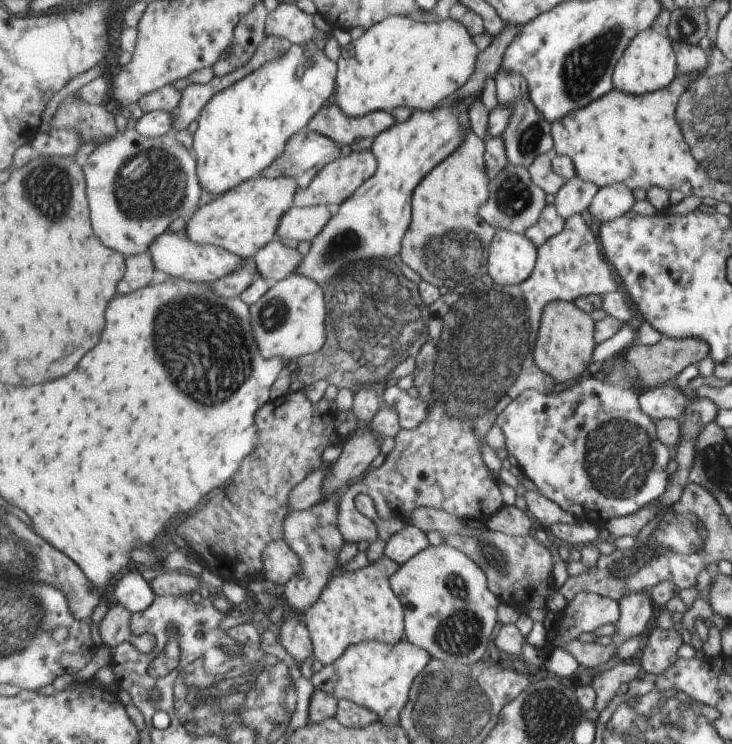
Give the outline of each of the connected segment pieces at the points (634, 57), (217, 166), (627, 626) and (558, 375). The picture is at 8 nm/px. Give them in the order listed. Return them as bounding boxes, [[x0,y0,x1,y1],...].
[[615,29,677,95],[194,44,336,196],[612,592,652,648],[534,301,596,384]]

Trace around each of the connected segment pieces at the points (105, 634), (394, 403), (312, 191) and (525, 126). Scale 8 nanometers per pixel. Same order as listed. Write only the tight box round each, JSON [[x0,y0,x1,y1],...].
[[100,603,133,648],[379,386,430,429],[294,150,378,209],[494,68,553,168]]

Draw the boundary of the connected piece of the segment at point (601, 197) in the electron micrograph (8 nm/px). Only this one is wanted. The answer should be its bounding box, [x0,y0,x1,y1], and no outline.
[586,183,634,225]

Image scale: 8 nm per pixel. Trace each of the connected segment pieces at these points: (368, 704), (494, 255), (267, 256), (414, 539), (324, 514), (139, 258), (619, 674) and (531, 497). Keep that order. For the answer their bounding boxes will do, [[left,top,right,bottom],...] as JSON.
[[310,639,430,724],[486,232,538,286],[254,239,302,283],[383,524,428,565],[282,492,345,613],[119,253,156,295],[592,659,640,713],[524,491,577,529]]

